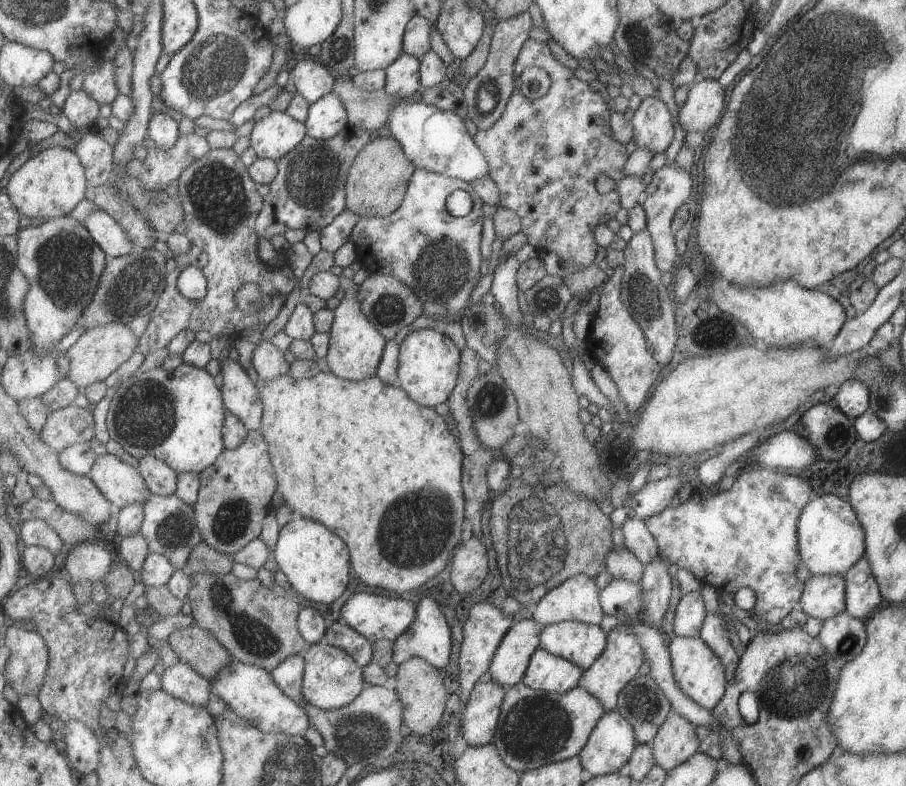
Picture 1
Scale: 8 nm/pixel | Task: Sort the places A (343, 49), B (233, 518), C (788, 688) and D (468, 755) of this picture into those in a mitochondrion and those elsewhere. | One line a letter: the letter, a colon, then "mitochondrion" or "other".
A: mitochondrion
B: mitochondrion
C: mitochondrion
D: other

